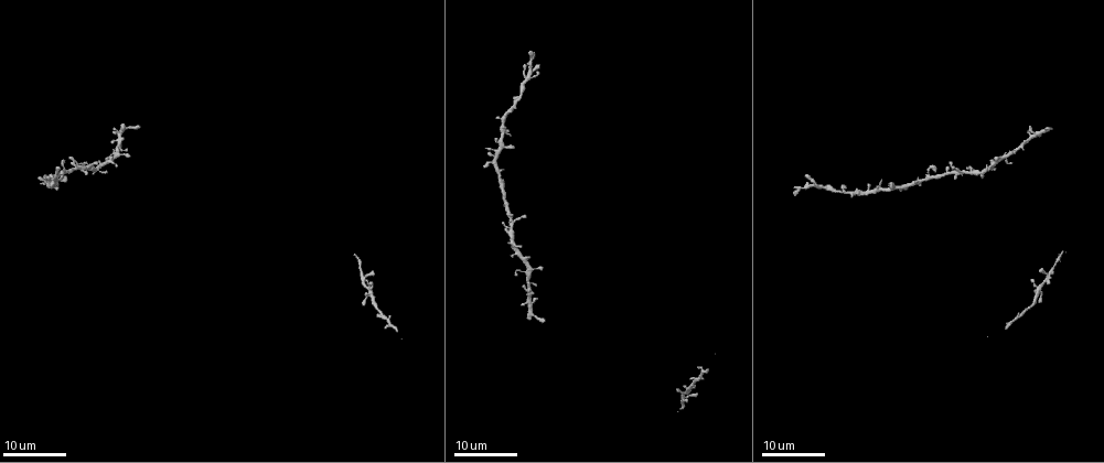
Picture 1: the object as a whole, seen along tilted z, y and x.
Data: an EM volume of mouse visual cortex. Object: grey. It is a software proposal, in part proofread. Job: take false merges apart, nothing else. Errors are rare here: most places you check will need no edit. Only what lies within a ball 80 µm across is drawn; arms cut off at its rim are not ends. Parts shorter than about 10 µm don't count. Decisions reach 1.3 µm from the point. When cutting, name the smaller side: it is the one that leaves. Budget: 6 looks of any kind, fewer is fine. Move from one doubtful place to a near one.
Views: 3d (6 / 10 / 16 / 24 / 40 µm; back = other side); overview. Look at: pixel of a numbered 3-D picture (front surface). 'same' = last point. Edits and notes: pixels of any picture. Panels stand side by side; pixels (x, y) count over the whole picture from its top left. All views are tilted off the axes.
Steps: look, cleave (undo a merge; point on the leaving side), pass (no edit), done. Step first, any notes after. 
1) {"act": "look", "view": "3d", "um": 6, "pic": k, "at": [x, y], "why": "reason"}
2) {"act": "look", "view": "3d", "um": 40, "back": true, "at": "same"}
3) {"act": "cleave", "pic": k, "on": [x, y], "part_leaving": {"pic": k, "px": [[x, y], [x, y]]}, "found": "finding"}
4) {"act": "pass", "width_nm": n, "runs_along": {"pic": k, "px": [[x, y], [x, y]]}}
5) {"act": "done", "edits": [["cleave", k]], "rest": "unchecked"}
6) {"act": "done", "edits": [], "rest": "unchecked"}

{"act": "look", "view": "3d", "um": 24, "pic": 1, "at": [999, 157], "why": "three arms meet"}

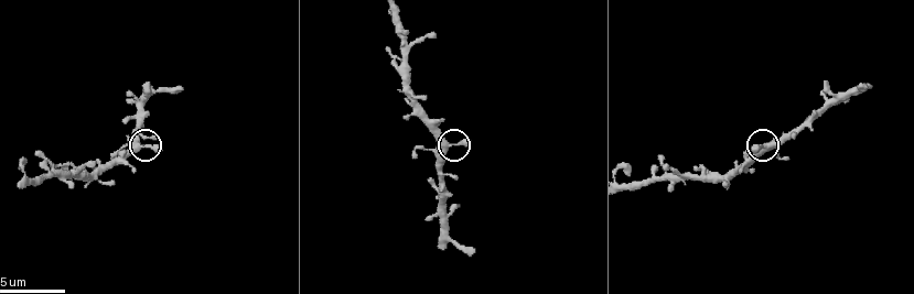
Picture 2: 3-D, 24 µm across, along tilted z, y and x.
{"act": "look", "view": "3d", "um": 6, "pic": 2, "at": [448, 144]}

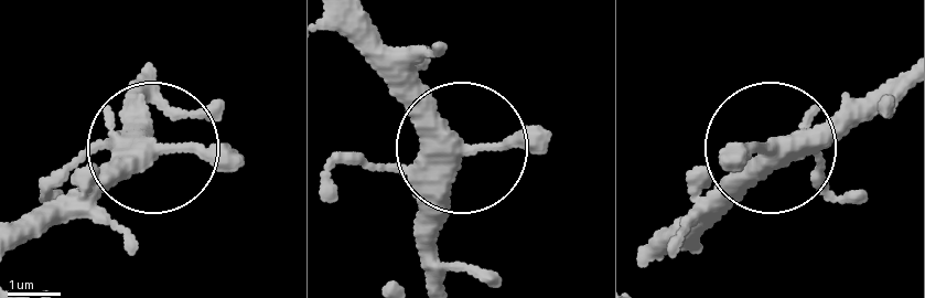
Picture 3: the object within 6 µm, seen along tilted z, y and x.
{"act": "pass", "runs_along": {"pic": 3, "px": [[131, 81], [147, 139], [53, 209]]}, "found": "one neuron here"}

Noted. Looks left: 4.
{"act": "look", "view": "3d", "um": 16, "pic": 1, "at": [521, 92], "why": "sudden change in width"}

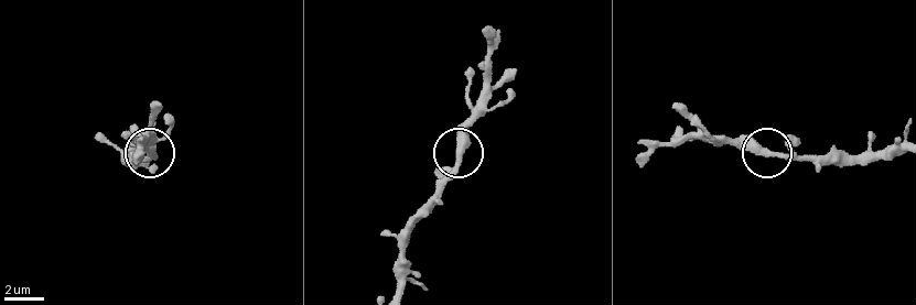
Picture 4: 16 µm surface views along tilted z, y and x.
{"act": "look", "view": "3d", "um": 6, "pic": 4, "at": [768, 154], "why": "closer look"}

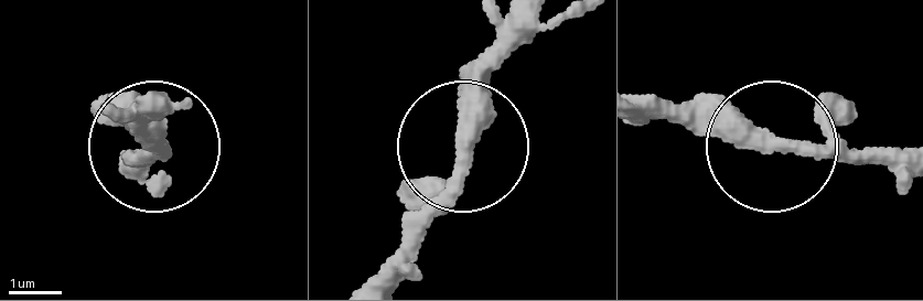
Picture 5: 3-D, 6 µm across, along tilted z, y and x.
{"act": "pass", "runs_along": {"pic": 5, "px": [[907, 151], [755, 151], [640, 111]]}, "found": "one neuron here"}

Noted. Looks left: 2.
{"act": "look", "view": "3d", "um": 24, "pic": 1, "at": [924, 179], "why": "side arm on a straight run"}

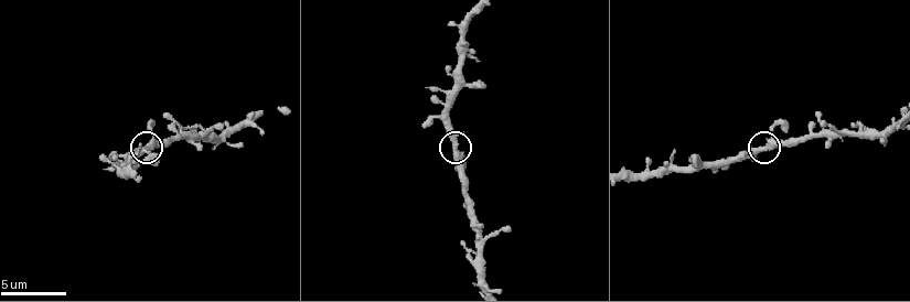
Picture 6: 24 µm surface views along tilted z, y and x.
{"act": "look", "view": "3d", "um": 6, "pic": 6, "at": [145, 146]}

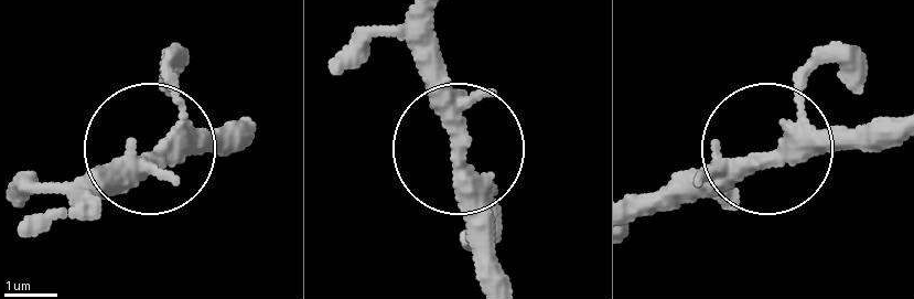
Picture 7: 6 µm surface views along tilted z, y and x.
{"act": "pass", "runs_along": {"pic": 7, "px": [[504, 281], [492, 189], [458, 136], [437, 34]]}, "found": "one neuron here"}

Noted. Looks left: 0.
{"act": "done", "edits": [], "rest": "unchecked"}

